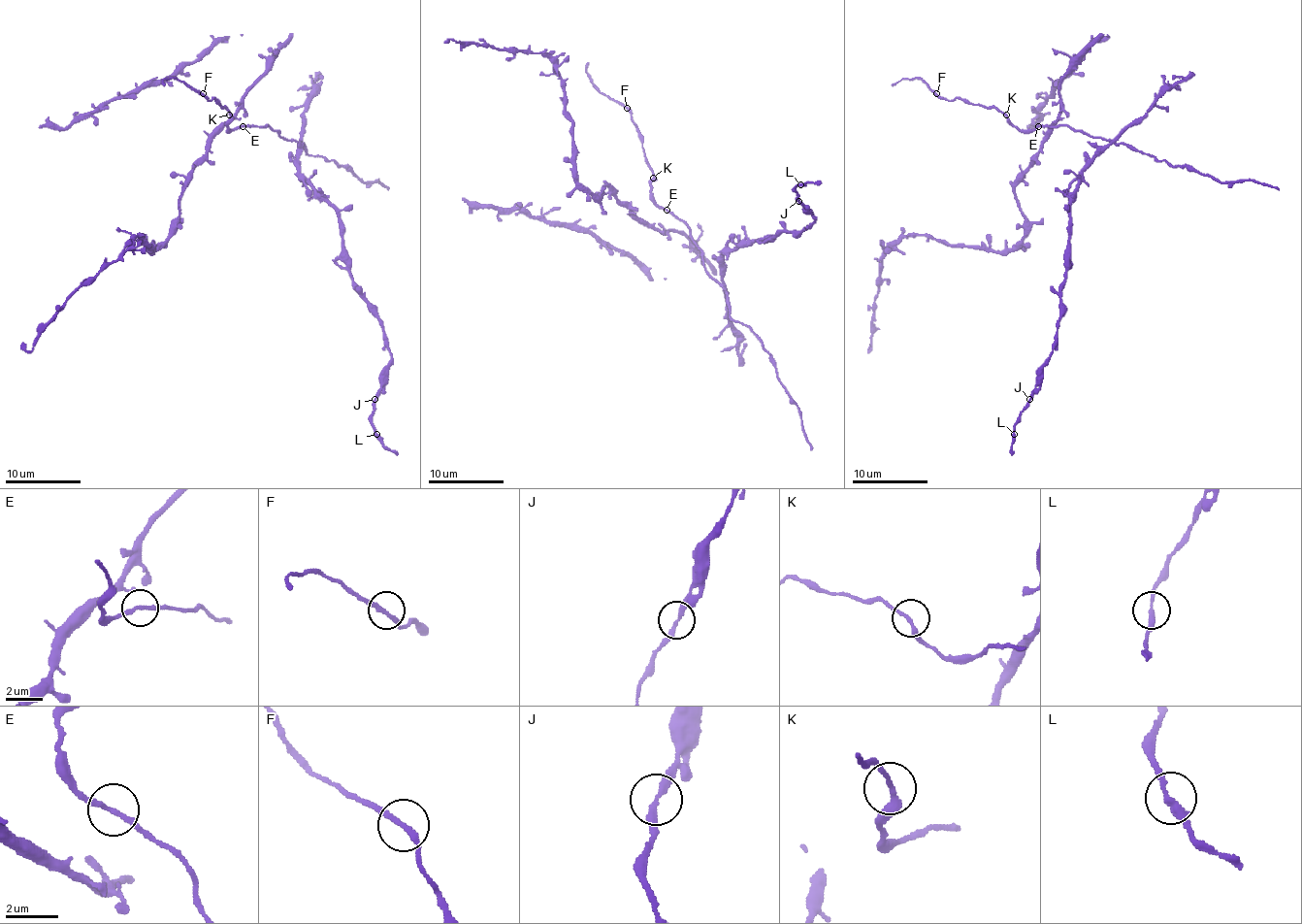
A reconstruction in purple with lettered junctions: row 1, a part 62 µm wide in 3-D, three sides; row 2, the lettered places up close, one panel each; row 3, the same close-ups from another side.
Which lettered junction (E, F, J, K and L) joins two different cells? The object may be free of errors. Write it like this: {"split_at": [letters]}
{"split_at": []}

